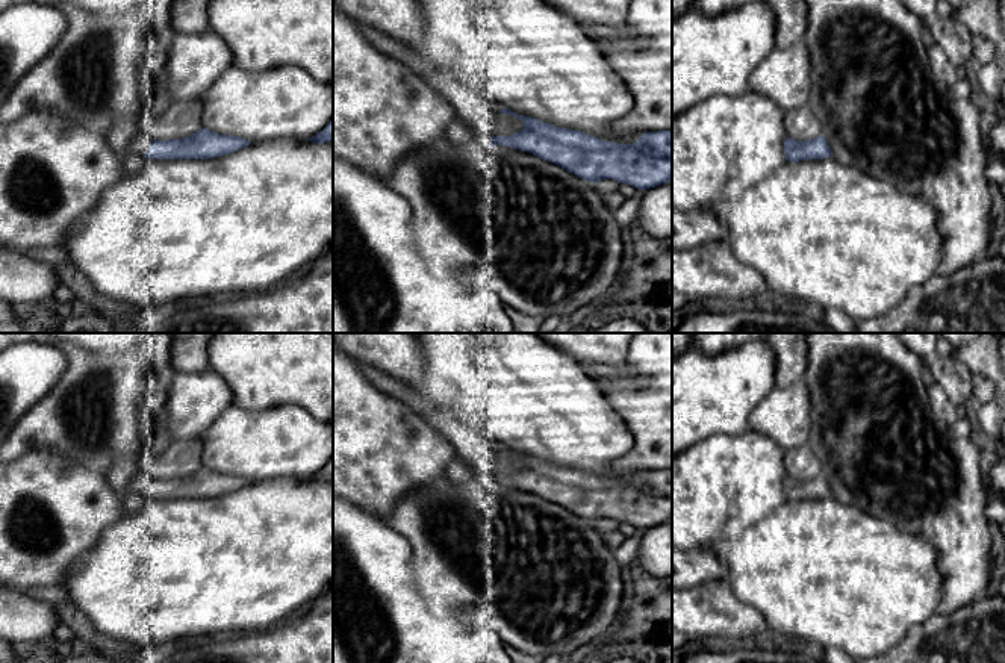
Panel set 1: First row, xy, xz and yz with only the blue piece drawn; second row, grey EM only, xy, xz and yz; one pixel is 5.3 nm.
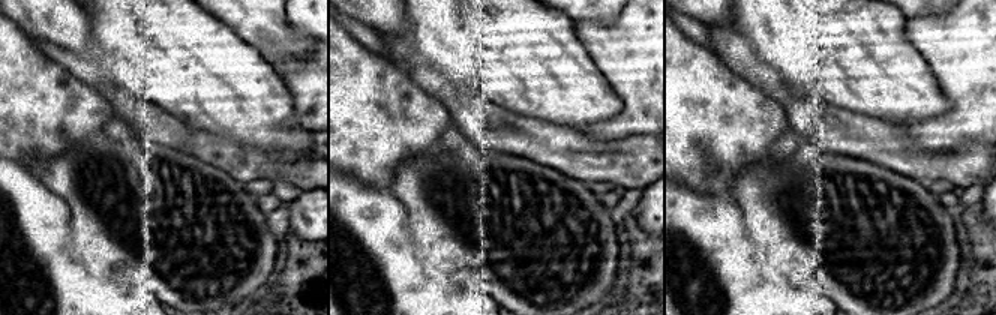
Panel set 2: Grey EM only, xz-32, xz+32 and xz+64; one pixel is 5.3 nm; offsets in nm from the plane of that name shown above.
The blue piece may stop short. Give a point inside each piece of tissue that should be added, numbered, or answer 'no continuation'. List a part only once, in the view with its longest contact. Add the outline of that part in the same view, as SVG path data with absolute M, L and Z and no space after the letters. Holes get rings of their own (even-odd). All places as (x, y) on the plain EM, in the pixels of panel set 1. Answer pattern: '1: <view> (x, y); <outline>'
1: xy (141, 480); M138 469L133 480L130 481L130 493L144 495L151 481L153 477L148 472Z

